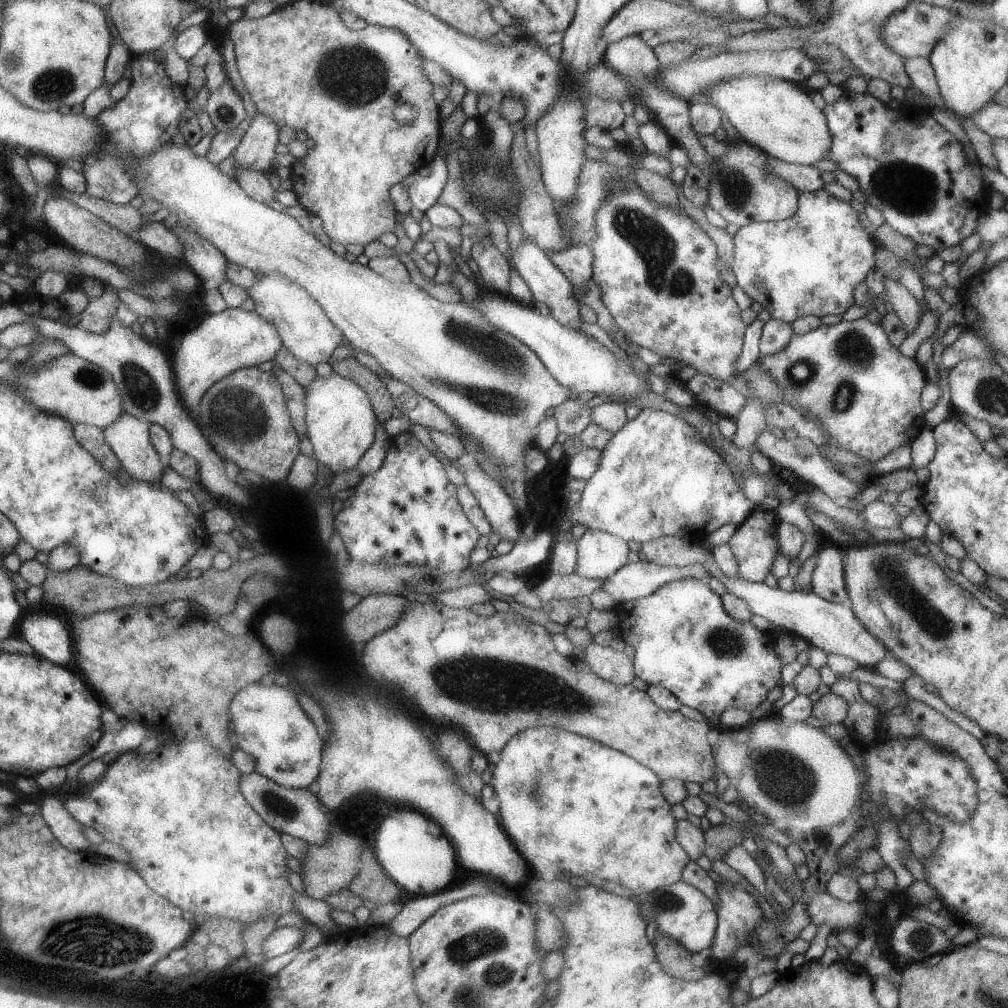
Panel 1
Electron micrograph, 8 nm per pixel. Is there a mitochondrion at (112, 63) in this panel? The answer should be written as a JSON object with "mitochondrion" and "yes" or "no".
{"mitochondrion":"no"}

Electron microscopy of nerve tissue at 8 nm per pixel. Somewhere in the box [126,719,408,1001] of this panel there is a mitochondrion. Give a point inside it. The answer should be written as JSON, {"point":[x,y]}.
{"point":[273,802]}

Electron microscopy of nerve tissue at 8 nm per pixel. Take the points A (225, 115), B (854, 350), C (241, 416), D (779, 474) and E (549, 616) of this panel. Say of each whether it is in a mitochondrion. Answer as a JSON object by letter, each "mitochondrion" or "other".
{"A":"mitochondrion","B":"mitochondrion","C":"mitochondrion","D":"other","E":"other"}

